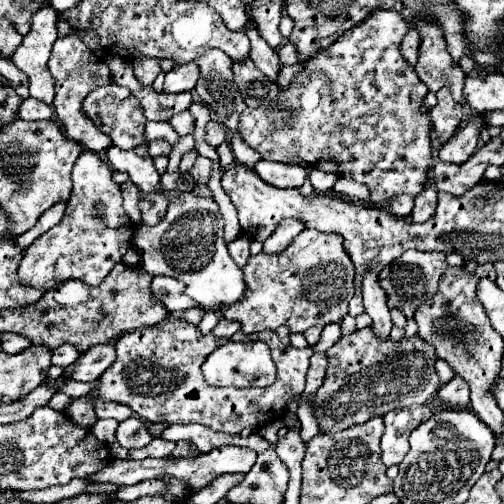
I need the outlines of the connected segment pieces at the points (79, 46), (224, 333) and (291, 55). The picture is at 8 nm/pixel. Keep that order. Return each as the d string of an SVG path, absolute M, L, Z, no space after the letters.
M70 32L68 38L58 38L54 42L54 52L48 60L48 69L54 84L56 84L56 96L53 100L53 108L58 116L58 120L64 124L64 134L82 144L84 148L92 150L92 152L100 152L104 148L108 148L108 144L112 144L112 140L108 140L108 136L104 136L82 112L82 100L84 96L98 86L104 86L110 82L110 72L108 66L104 64L102 58L98 58L96 54L92 54L78 38L76 32Z
M222 318L222 320L218 322L218 326L212 330L212 334L218 336L218 338L230 338L230 336L236 334L240 328L242 328L240 322L234 322L234 320L226 320L226 318Z
M286 42L278 48L278 56L282 60L282 64L300 64L300 56L298 56L298 50L294 48L292 42Z

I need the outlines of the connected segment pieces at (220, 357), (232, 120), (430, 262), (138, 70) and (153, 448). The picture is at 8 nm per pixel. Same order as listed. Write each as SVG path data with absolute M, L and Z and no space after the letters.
M261 341L228 342L216 348L202 364L204 380L216 388L250 388L250 386L270 386L276 382L276 368L270 358L270 348Z
M206 50L202 56L194 60L200 68L200 80L196 84L196 96L206 104L212 106L218 122L228 128L238 126L238 116L246 108L232 72L232 58L220 50Z
M420 250L404 252L400 258L396 258L378 274L380 288L386 292L388 298L388 308L398 308L404 312L406 318L412 318L416 308L436 294L438 280L446 268L448 264L444 252L420 252Z
M148 56L134 60L134 74L142 84L152 84L152 80L160 74L160 60Z
M154 438L148 446L140 448L138 452L130 452L130 458L140 460L140 458L166 458L172 454L172 450L176 448L174 442L162 440L162 438Z

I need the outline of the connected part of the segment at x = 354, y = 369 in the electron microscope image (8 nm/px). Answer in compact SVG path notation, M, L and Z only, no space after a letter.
M362 328L350 336L342 336L332 348L326 350L326 358L328 358L328 370L324 382L310 400L322 434L334 434L346 430L348 426L364 424L372 416L382 416L390 410L424 404L438 390L438 376L434 370L436 354L432 352L432 346L424 344L424 340L420 340L418 336L402 338L400 342L392 342L390 338L376 340L370 328Z

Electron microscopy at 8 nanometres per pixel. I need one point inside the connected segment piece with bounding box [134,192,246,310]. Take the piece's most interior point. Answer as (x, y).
(188, 245)

